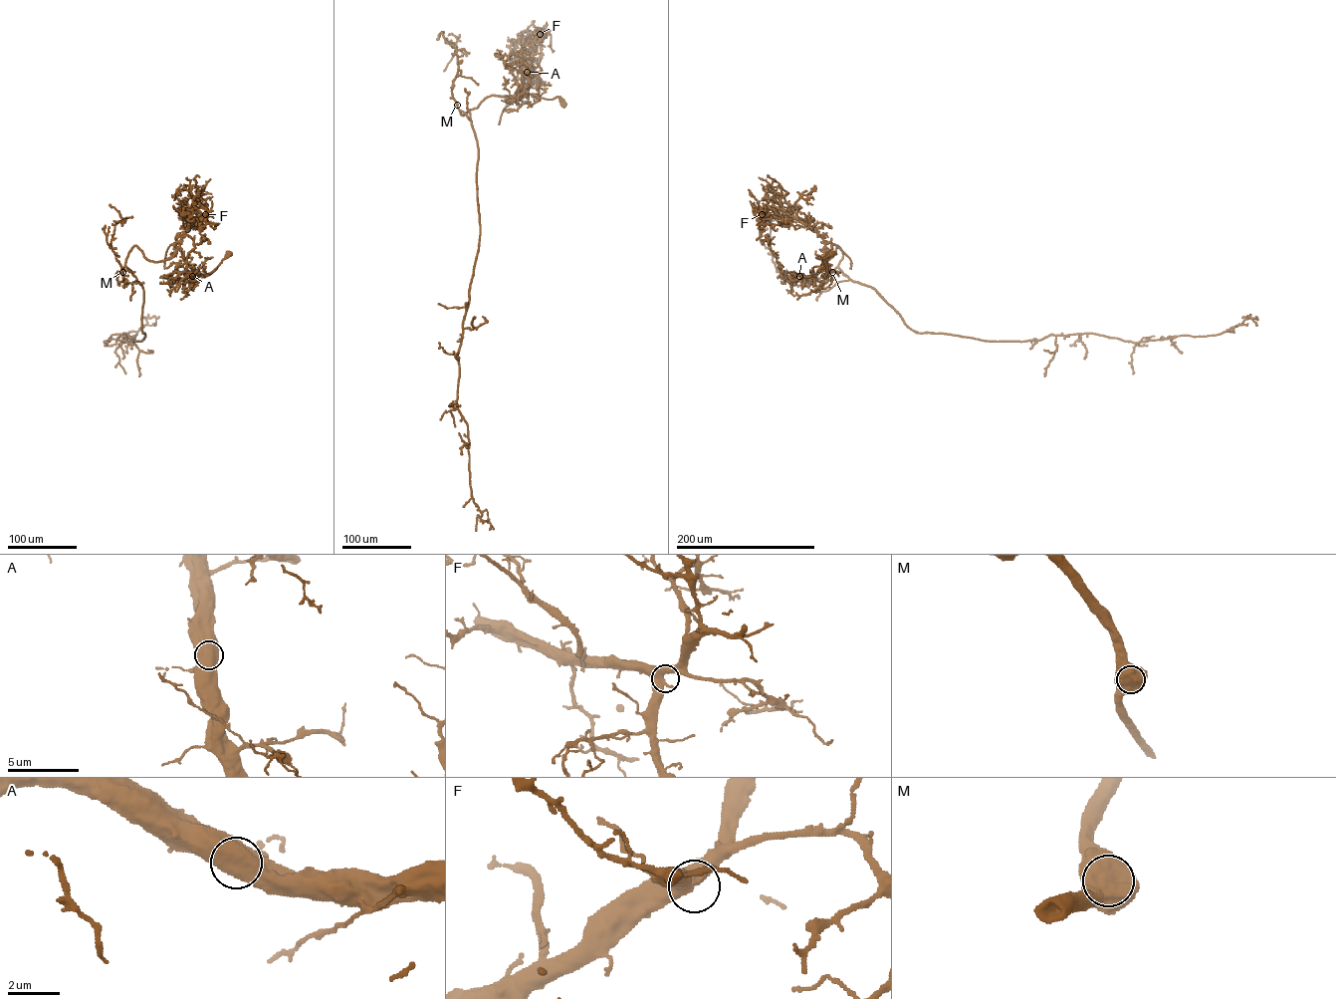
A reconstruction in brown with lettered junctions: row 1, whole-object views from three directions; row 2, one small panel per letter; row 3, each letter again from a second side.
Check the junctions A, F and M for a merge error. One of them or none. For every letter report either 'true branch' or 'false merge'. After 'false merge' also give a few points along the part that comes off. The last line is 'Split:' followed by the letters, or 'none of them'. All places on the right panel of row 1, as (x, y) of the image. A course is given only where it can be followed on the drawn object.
A: true branch
F: true branch
M: true branch
Split: none of them

